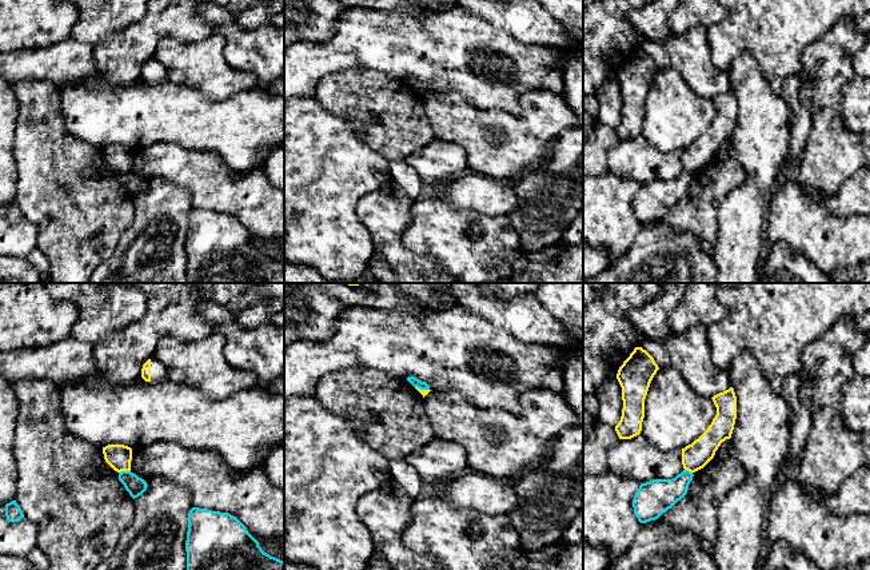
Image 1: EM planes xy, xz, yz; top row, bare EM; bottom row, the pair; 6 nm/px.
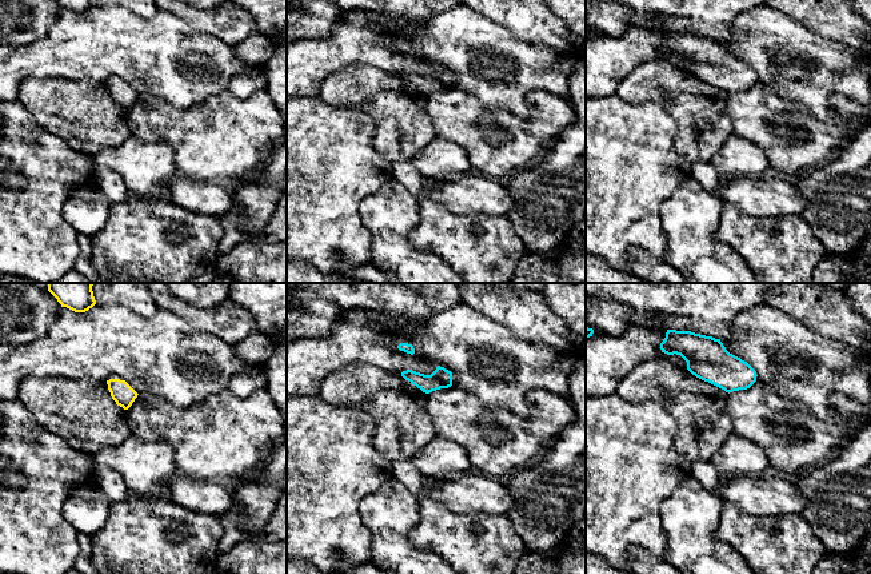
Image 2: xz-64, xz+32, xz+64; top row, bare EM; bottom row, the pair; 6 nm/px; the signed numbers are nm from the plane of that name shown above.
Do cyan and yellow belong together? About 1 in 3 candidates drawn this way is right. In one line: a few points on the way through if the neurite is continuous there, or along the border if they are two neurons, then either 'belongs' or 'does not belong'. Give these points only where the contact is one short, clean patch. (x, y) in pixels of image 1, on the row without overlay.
border xy (130, 171), (119, 174); does not belong

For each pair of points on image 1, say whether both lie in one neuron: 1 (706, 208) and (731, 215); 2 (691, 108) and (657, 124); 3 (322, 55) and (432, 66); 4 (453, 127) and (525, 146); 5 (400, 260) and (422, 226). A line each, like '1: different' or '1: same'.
1: different
2: same
3: same
4: same
5: different

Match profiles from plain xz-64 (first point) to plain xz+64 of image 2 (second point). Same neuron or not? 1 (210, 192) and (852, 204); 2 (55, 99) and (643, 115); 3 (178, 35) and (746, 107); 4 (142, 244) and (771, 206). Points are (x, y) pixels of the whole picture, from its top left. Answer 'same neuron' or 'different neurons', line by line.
1: different neurons
2: different neurons
3: different neurons
4: different neurons

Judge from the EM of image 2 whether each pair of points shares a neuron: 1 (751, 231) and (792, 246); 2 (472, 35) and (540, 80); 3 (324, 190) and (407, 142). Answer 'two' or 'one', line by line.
1: one
2: one
3: two

